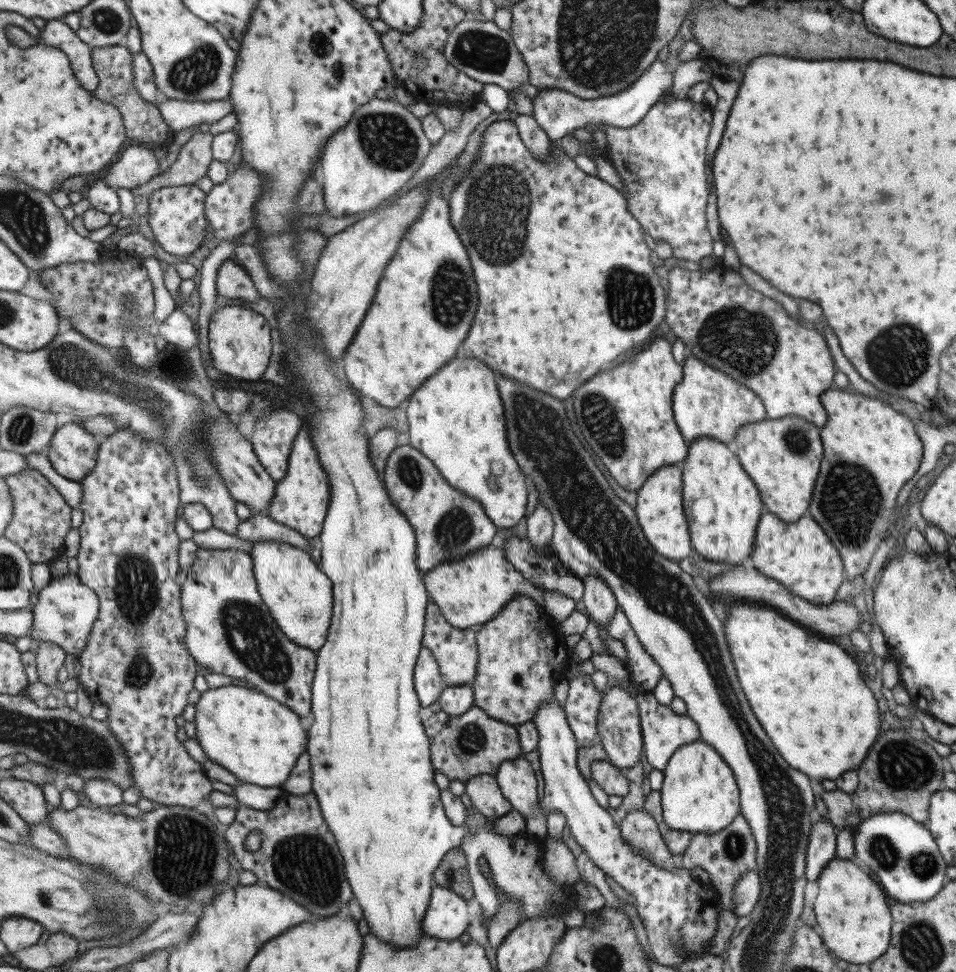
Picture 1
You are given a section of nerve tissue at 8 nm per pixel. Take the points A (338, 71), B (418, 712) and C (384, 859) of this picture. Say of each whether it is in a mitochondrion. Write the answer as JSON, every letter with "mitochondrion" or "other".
{"A":"other","B":"other","C":"other"}

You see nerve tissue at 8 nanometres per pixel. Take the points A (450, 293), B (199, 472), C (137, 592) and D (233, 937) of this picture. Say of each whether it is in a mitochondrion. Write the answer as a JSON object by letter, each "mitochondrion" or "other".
{"A":"mitochondrion","B":"mitochondrion","C":"mitochondrion","D":"other"}

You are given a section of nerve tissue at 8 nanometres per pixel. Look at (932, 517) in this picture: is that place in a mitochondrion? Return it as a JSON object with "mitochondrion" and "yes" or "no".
{"mitochondrion":"no"}

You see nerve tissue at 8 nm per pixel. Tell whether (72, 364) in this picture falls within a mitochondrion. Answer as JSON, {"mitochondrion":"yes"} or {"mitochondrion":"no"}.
{"mitochondrion":"yes"}

